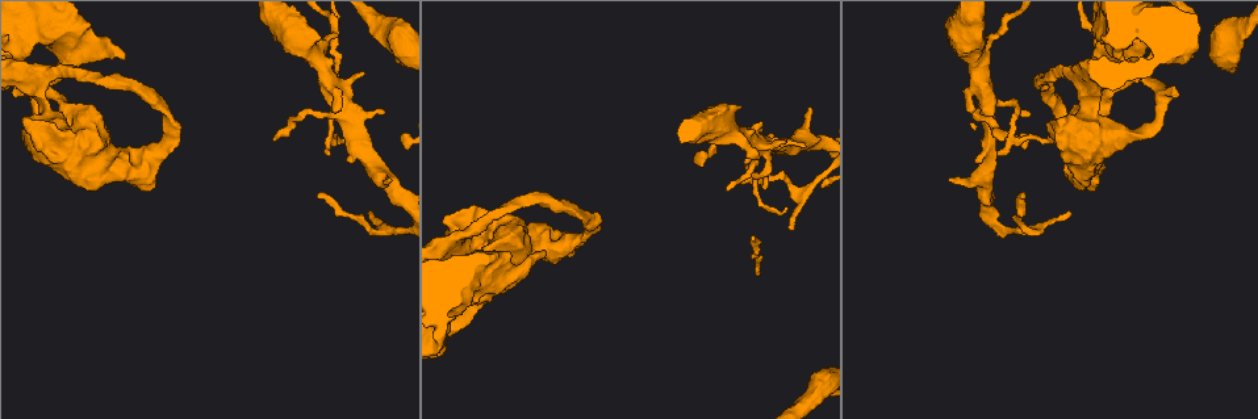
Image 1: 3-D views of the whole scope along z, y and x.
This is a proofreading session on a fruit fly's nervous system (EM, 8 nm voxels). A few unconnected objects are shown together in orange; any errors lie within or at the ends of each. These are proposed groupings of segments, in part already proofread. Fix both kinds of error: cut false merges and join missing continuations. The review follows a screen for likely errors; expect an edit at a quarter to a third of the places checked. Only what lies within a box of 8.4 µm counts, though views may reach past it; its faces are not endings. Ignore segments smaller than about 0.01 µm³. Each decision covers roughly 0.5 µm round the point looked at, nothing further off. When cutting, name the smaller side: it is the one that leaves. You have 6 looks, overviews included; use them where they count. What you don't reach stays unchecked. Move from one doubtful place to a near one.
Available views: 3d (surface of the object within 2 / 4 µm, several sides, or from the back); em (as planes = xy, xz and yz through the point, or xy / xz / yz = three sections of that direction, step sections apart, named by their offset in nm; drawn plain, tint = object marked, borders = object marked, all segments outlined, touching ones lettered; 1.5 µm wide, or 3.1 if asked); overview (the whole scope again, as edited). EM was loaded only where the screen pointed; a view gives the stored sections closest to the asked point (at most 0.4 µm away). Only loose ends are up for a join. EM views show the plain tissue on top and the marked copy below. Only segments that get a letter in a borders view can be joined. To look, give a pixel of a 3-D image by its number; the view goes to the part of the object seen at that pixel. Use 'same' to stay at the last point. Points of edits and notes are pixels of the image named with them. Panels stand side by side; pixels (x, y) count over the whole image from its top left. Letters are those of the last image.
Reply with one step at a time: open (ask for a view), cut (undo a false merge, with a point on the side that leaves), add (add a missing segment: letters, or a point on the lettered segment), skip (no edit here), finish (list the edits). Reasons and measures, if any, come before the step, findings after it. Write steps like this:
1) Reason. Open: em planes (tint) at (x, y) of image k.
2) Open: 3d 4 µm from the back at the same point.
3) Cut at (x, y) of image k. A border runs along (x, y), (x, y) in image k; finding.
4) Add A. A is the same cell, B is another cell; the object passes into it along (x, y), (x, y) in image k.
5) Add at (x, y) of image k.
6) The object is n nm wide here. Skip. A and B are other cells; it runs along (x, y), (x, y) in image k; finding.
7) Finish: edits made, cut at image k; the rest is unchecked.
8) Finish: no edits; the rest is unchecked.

Open: 3d 4 µm from the back at (983, 173) of image 1.

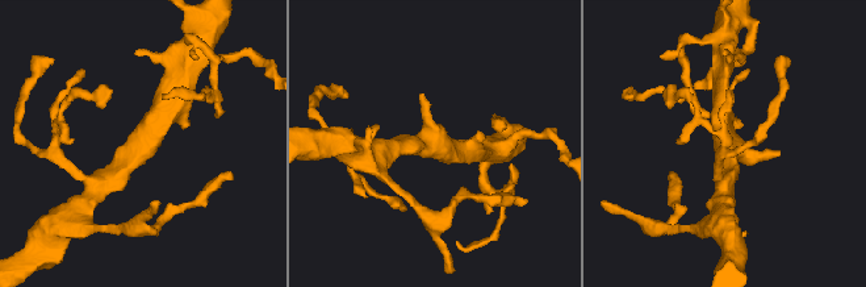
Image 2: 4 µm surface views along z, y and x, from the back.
Open: em xy step 8 (tint) at (438, 143) of image 2.

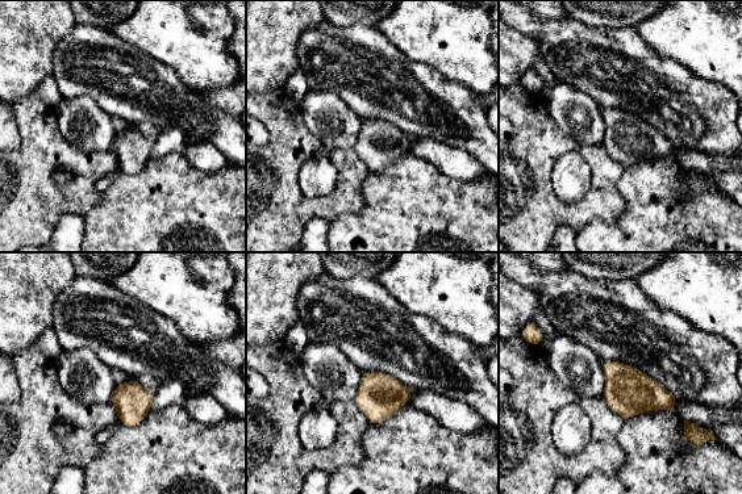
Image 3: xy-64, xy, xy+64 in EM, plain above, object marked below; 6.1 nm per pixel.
Open: em xz step 8 (borders) at the same point.

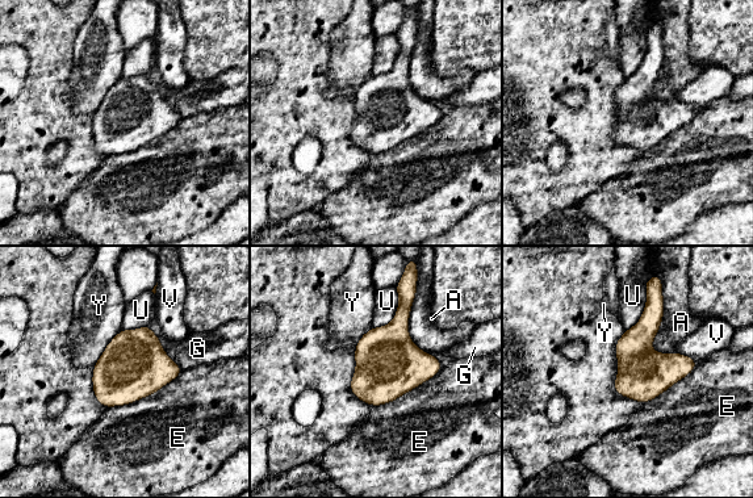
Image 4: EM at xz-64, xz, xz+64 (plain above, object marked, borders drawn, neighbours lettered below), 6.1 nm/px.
The longest contact is with E, 550 nm. Skip. A, E, G, U, V and Y are other cells; a border runs along (158, 337), (164, 351), (184, 368) in image 4; all the same cell.

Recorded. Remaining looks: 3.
Thick end. Open: em planes (tint) at (363, 74) of image 1.

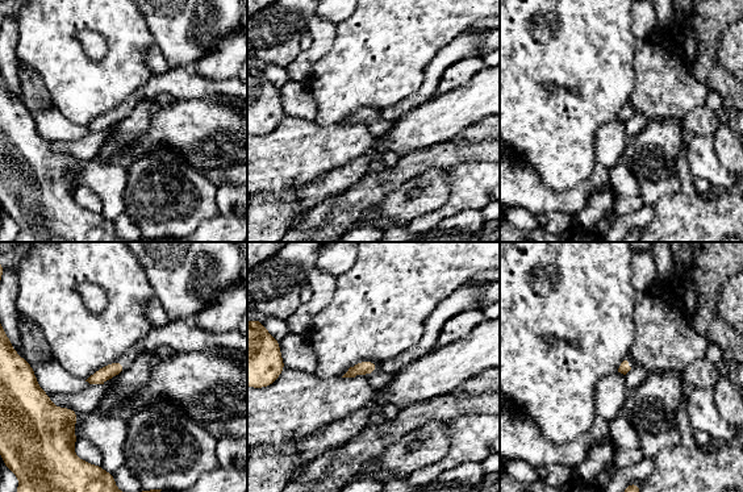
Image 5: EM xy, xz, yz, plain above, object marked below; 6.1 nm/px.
What lies round it. Open: em planes (borders) at the same point.

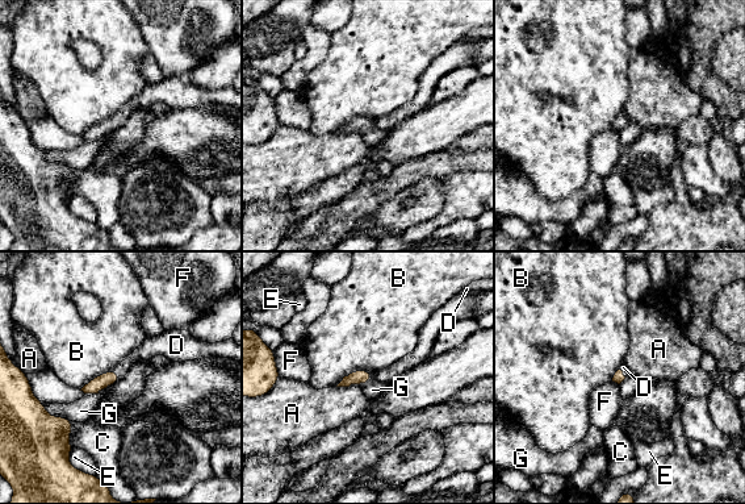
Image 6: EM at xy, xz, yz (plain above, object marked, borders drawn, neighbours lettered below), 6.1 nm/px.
Add at (149, 349) of image 6. D is the same cell, A, B, C, E, F and G are other cells; the object passes into it along (95, 386), (117, 373), (149, 349) in image 6; the cell continues.

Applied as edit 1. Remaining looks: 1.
Finish: edits made, add at image 6; the rest is unchecked.

